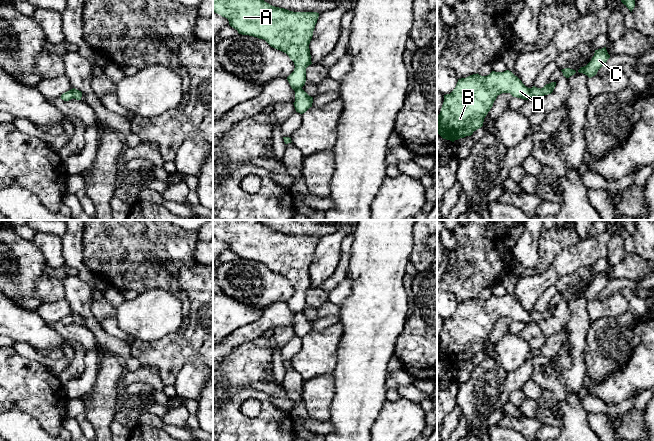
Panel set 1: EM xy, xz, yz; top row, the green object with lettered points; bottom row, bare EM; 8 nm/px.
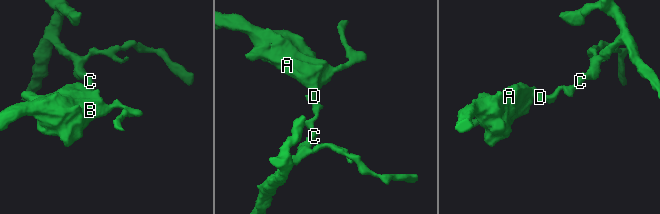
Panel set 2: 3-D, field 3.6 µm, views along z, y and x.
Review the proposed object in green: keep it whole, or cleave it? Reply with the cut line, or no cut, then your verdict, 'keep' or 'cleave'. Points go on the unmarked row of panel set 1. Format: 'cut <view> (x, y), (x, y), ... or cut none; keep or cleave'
cut yz (529, 312), (531, 321); cleave

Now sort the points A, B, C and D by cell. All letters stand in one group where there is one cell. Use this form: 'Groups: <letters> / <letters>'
Groups: A B D / C

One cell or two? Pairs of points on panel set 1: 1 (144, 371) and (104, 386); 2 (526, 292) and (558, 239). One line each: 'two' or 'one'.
1: two
2: two

